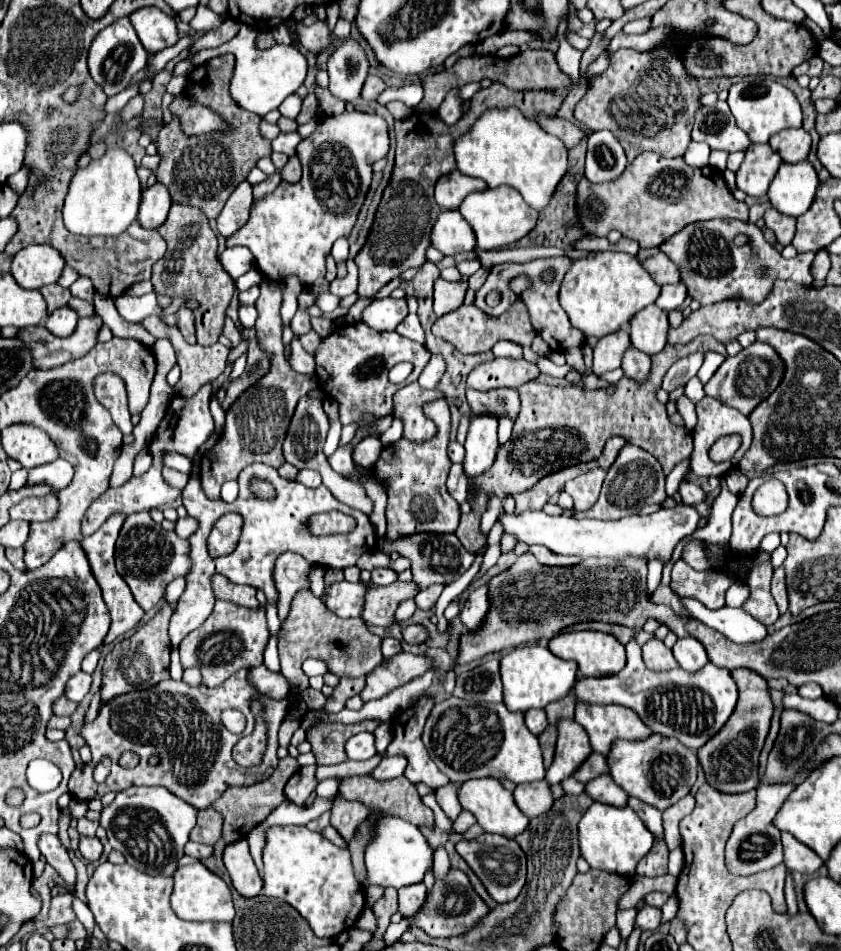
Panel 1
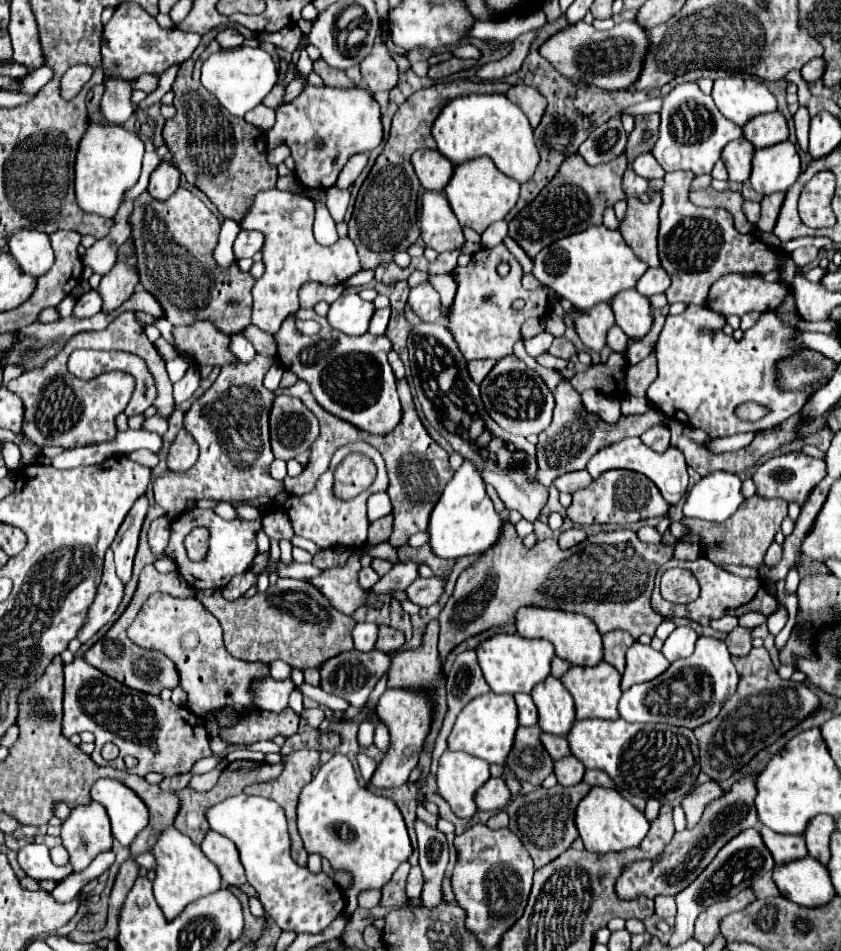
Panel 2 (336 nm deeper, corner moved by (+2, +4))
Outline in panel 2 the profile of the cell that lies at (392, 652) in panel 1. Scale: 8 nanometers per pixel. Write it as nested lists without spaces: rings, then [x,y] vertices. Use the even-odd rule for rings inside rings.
[[[356,623],[354,627],[354,647],[358,651],[372,651],[378,641],[378,625],[374,623]]]

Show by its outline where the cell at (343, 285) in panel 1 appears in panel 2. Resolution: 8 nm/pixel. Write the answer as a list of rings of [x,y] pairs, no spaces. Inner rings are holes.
[[[266,189],[254,195],[248,211],[242,221],[238,221],[240,229],[258,229],[265,235],[262,247],[262,261],[266,271],[254,283],[254,307],[252,307],[252,325],[274,335],[278,333],[282,321],[292,317],[298,309],[298,289],[306,281],[318,281],[322,285],[338,285],[348,277],[360,271],[360,261],[354,243],[346,239],[338,239],[338,243],[330,247],[322,247],[316,243],[312,235],[314,223],[314,203],[310,197],[298,197],[288,191]]]

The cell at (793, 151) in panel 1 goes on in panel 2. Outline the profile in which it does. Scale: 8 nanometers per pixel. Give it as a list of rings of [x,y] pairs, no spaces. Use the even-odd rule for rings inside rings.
[[[780,111],[758,115],[752,121],[748,121],[744,127],[744,137],[754,145],[754,147],[770,147],[782,141],[788,141],[790,129]]]

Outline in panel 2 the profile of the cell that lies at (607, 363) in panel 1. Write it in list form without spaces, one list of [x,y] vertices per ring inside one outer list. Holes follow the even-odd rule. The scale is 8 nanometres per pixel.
[[[598,303],[594,309],[586,311],[584,315],[570,313],[576,323],[576,333],[582,343],[592,351],[602,351],[606,347],[606,333],[616,323],[612,307],[608,303]]]

